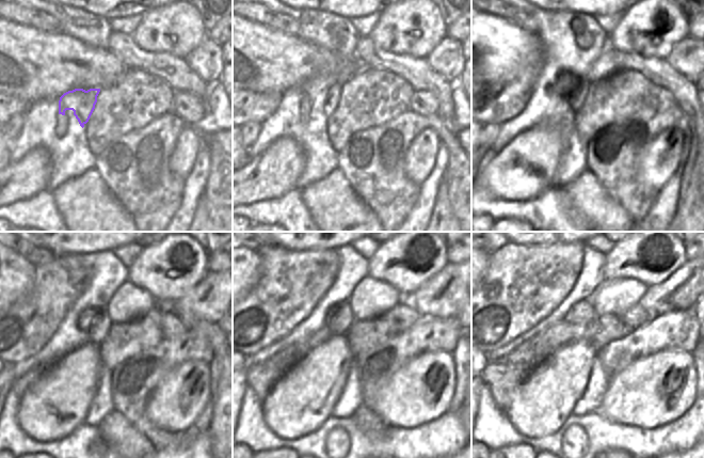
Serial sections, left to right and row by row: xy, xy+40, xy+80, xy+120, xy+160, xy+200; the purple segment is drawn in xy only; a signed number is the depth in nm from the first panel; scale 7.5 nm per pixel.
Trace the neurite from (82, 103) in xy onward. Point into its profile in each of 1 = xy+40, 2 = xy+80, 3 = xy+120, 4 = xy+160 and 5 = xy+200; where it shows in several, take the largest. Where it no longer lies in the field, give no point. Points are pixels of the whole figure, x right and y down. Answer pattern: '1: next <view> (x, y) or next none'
1: next xy+40 (320, 94)
2: next xy+80 (570, 91)
3: next xy+120 (96, 322)
4: next xy+160 (339, 317)
5: next xy+200 (581, 312)

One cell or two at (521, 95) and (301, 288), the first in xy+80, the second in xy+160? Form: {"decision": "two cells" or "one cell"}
{"decision": "one cell"}

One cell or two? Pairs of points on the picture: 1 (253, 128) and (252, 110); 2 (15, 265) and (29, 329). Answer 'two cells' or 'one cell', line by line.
1: two cells
2: two cells

